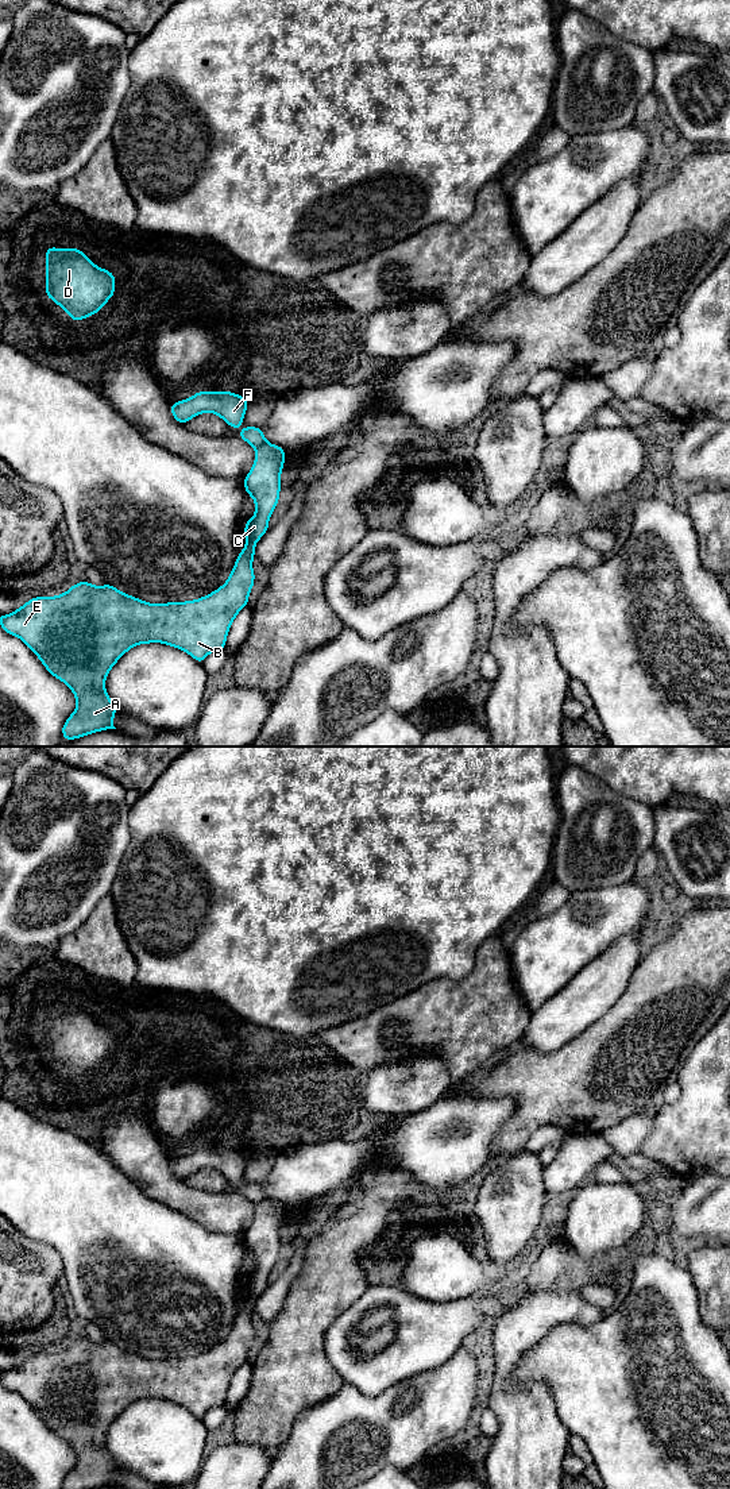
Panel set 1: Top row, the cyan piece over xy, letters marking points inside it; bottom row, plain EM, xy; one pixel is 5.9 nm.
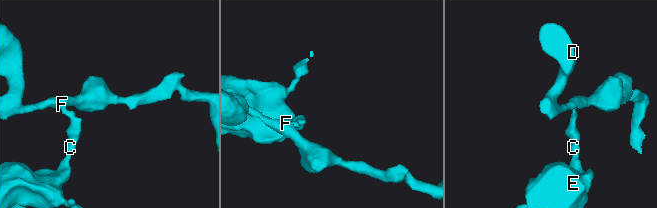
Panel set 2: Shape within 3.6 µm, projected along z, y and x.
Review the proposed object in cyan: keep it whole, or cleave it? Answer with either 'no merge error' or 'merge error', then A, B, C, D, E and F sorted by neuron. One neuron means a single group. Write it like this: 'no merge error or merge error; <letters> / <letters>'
merge error; A B C E / D F

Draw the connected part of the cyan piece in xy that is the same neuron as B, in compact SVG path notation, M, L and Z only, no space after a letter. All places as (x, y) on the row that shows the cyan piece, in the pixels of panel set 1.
M266 443L255 450L255 462L243 481L255 501L255 514L244 525L247 543L239 553L227 582L213 593L186 602L148 603L119 591L111 585L93 586L84 580L55 597L35 597L13 613L0 616L4 632L19 637L46 670L66 683L77 707L62 726L63 740L74 740L113 726L117 713L105 691L105 678L116 661L132 647L162 643L189 653L202 663L213 651L224 651L227 634L237 613L247 606L254 586L255 544L269 529L269 518L279 501L285 450Z

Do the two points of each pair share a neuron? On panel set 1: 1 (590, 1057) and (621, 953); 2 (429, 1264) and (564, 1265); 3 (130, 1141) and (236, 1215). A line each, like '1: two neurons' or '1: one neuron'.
1: two neurons
2: two neurons
3: one neuron

